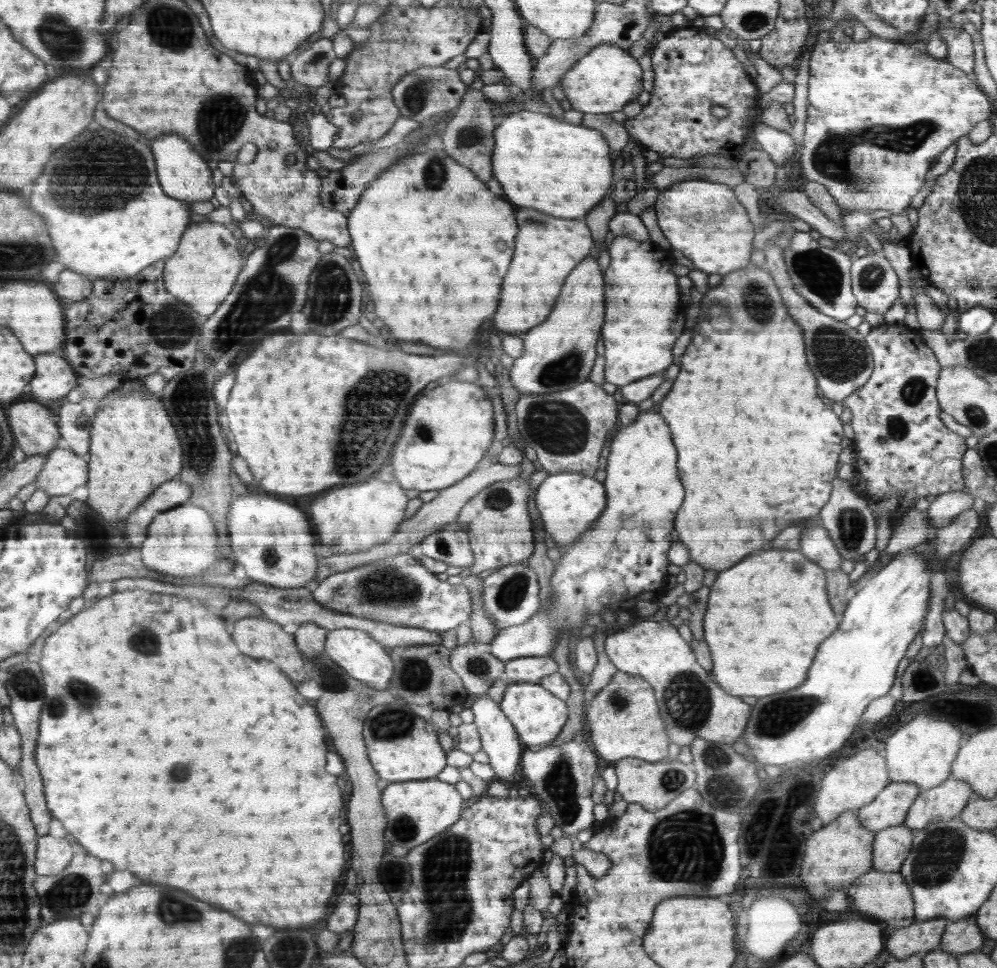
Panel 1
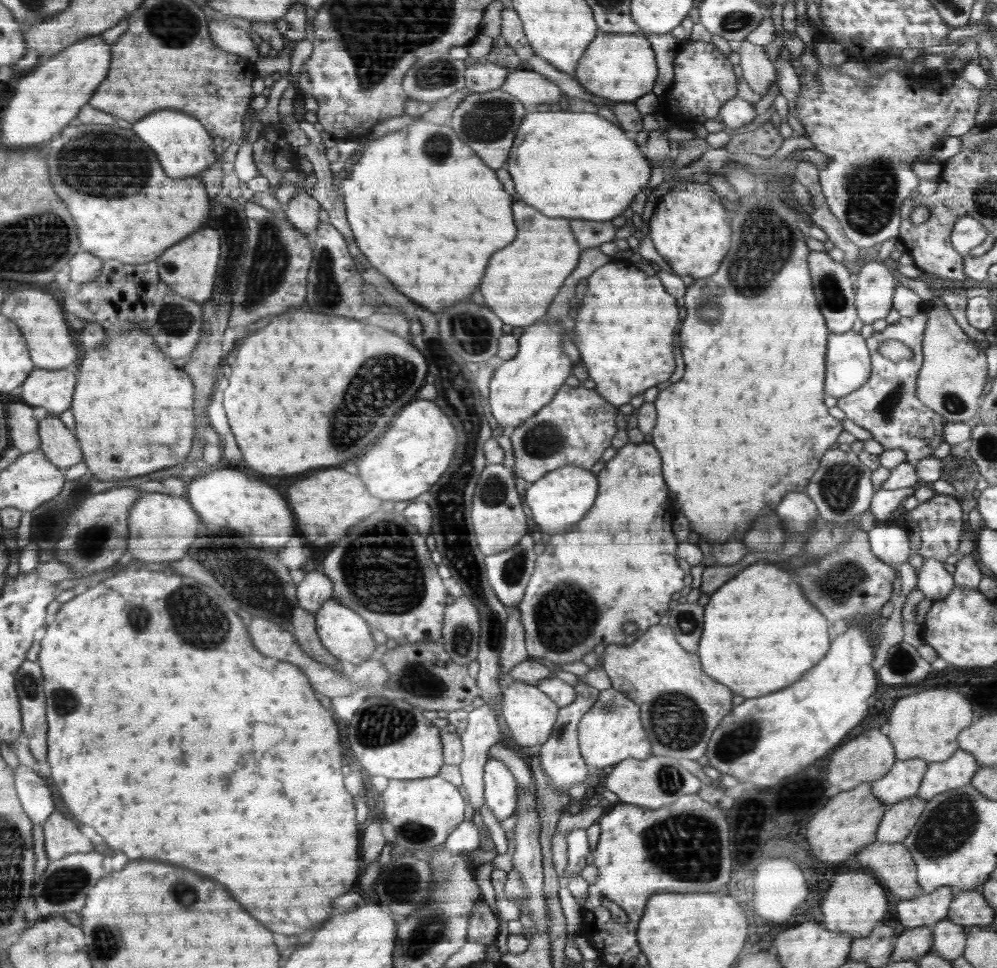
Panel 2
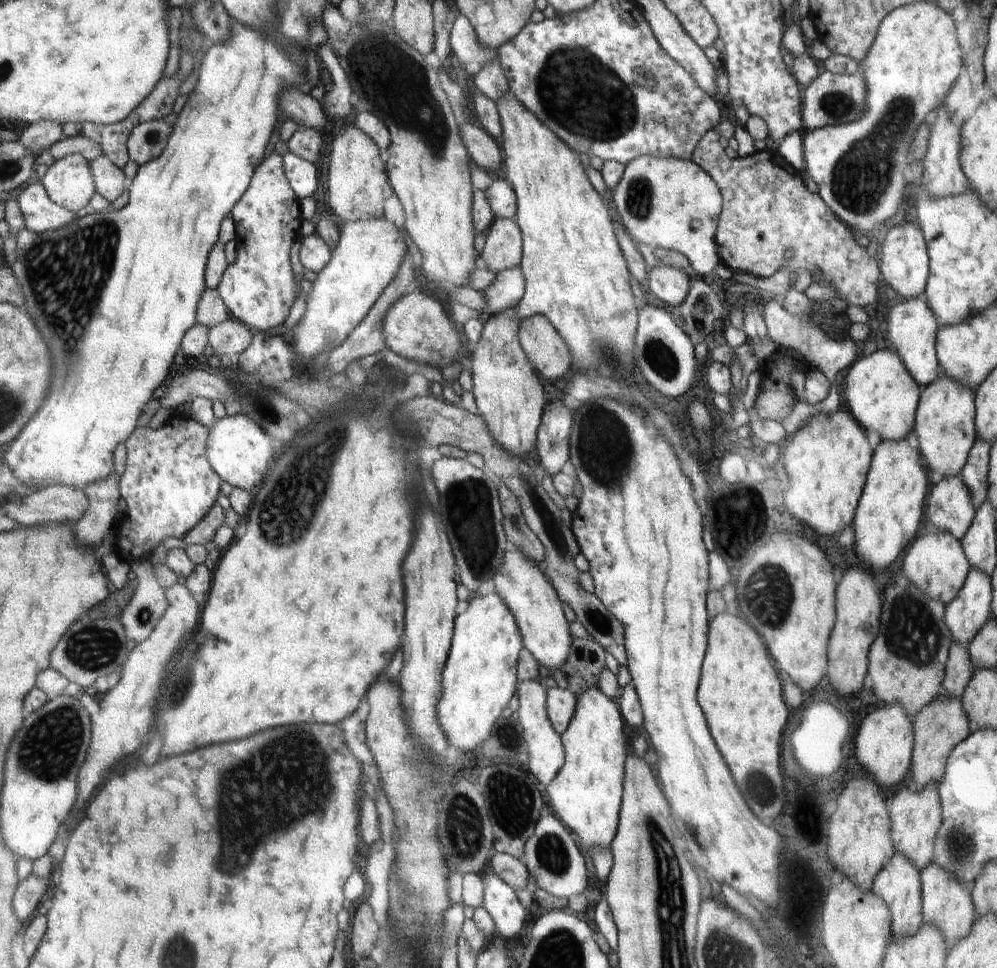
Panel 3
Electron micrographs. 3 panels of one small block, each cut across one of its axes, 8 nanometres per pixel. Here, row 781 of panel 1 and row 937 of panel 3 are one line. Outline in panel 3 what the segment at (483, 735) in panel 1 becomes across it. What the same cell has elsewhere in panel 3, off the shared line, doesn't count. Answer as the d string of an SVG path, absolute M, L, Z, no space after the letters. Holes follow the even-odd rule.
M488 866L482 873L483 907L492 916L495 934L508 940L522 928L524 924L524 906L518 902L514 888L506 884L494 868Z

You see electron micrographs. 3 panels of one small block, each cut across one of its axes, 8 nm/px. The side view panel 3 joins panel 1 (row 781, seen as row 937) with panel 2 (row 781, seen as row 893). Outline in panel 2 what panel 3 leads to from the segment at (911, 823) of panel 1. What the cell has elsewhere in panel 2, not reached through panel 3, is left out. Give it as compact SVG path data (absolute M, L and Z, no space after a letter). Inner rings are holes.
M959 748L948 760L929 762L917 795L928 802L944 791L964 787L977 775L979 768L977 757Z

